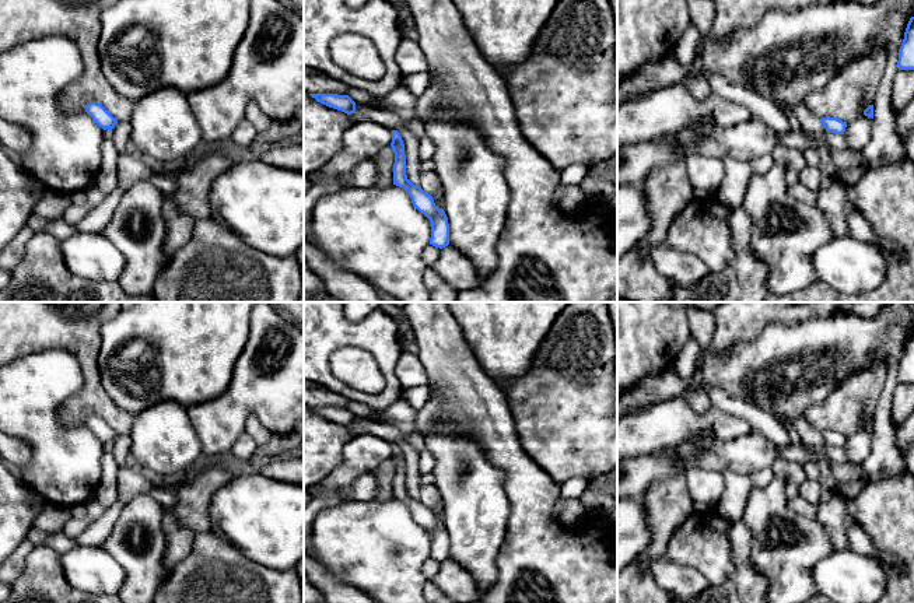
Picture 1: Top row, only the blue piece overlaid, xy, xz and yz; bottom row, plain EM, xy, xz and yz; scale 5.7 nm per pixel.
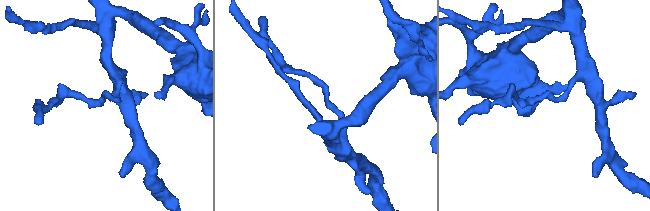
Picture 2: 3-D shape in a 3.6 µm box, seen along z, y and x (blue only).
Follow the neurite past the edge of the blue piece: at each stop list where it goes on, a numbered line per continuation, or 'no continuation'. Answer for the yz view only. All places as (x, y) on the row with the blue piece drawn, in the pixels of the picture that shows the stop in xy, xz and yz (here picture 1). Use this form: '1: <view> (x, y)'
no continuation

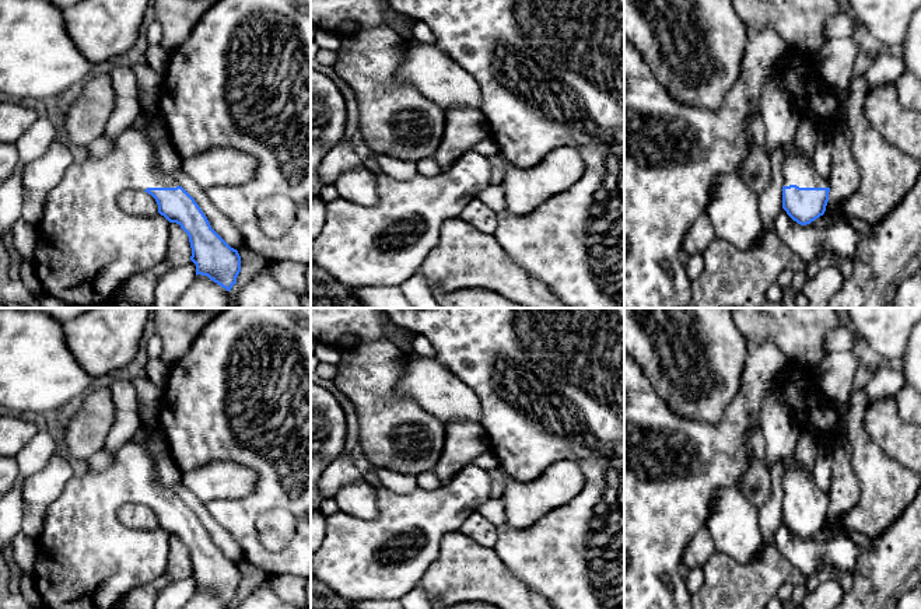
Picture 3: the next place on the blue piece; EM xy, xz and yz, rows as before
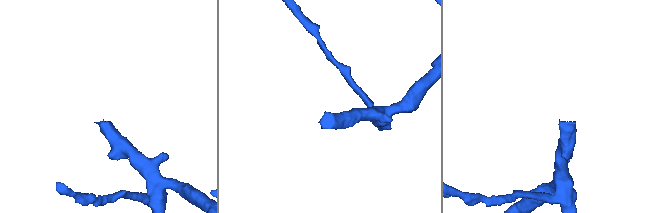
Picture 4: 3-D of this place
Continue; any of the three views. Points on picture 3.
1: yz (798, 168)

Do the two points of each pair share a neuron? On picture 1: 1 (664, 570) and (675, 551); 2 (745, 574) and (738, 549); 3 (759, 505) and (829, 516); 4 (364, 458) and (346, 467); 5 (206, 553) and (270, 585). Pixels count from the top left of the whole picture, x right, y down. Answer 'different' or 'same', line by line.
1: different
2: same
3: different
4: same
5: same

